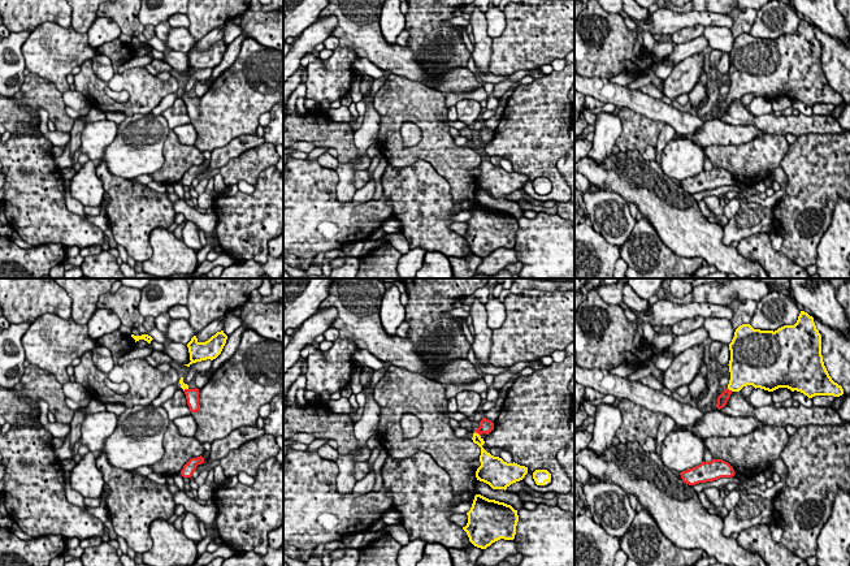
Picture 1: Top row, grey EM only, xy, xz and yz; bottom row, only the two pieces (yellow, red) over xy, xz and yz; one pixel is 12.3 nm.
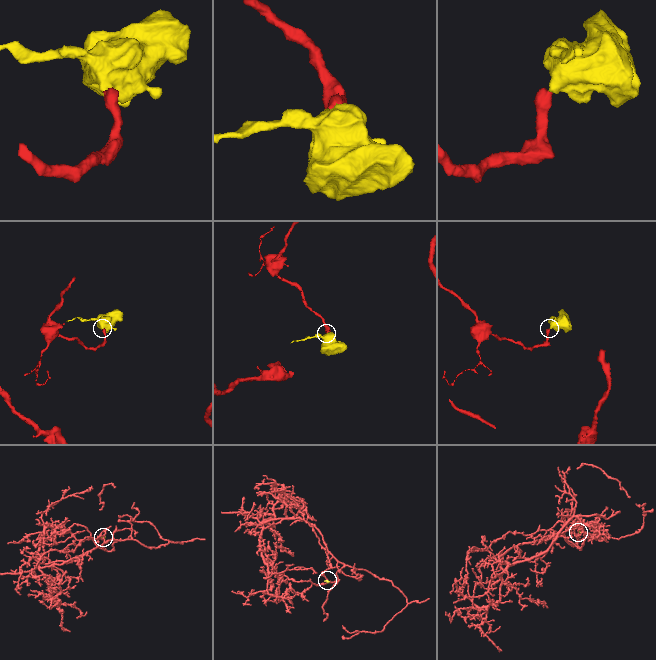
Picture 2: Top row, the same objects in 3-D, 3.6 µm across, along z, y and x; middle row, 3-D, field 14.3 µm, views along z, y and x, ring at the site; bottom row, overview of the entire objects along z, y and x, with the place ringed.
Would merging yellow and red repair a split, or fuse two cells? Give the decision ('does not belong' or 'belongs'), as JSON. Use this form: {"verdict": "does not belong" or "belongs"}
{"verdict": "belongs"}

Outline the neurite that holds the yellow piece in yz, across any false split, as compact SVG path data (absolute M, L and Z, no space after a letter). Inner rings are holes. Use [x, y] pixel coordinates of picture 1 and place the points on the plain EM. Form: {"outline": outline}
{"outline": "M801 20L794 34L777 39L754 38L740 34L729 52L730 88L717 105L716 116L723 117L733 100L753 94L773 100L779 96L815 104L844 103L841 94L829 85L821 64L821 43L814 26Z"}

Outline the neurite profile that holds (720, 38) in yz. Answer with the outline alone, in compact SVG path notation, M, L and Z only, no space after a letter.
M707 26L704 27L703 36L707 39L708 47L724 53L732 51L736 40L730 29L724 26Z

